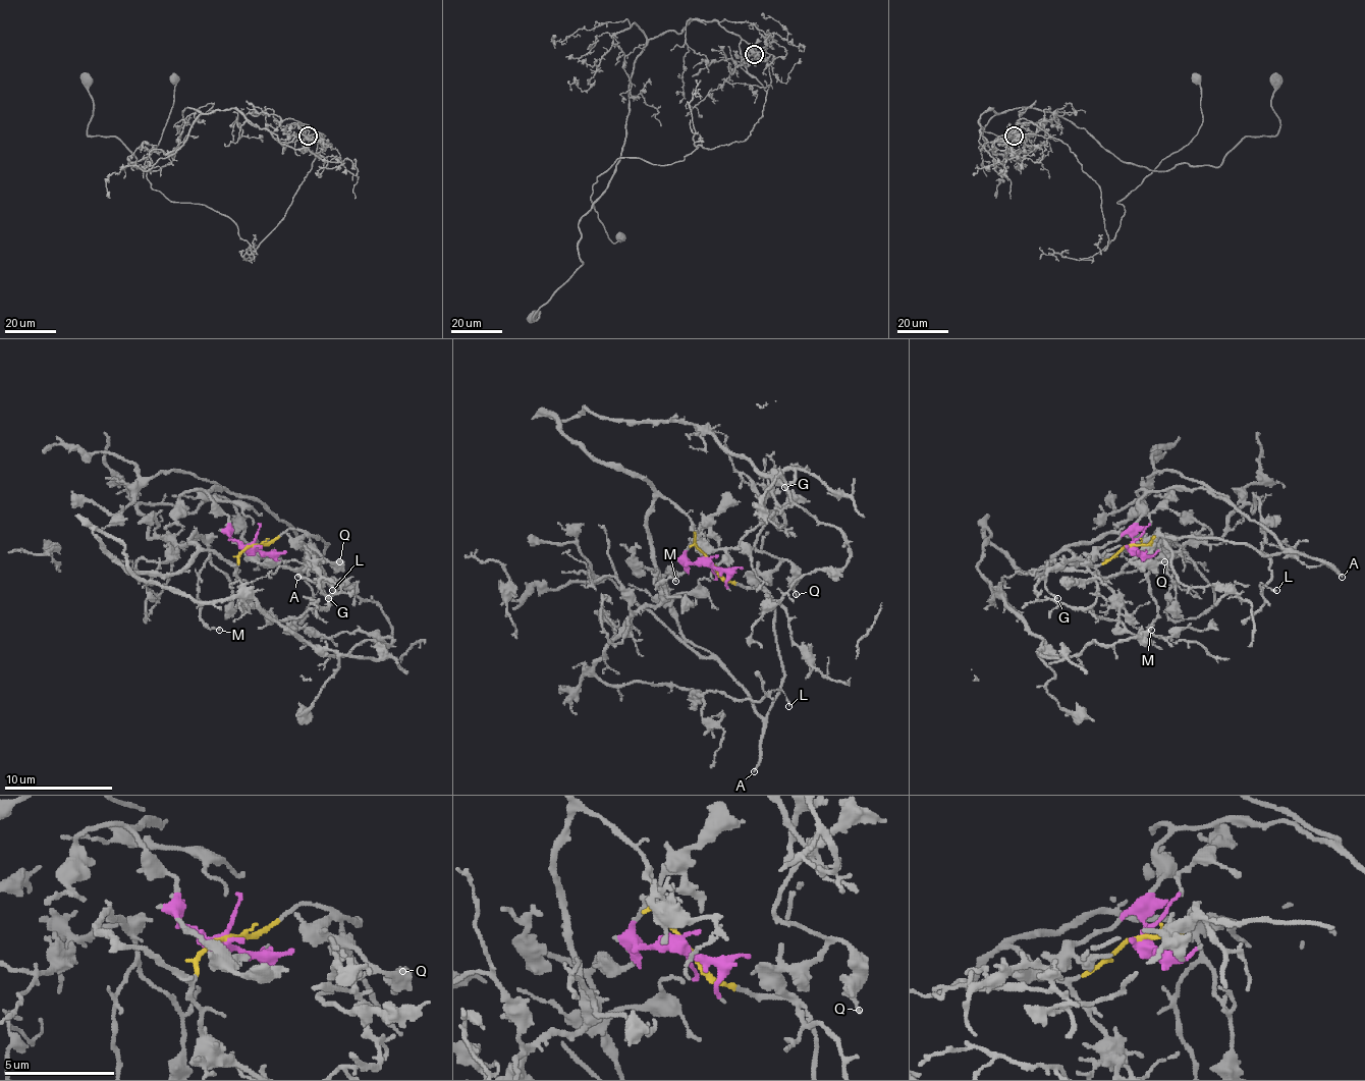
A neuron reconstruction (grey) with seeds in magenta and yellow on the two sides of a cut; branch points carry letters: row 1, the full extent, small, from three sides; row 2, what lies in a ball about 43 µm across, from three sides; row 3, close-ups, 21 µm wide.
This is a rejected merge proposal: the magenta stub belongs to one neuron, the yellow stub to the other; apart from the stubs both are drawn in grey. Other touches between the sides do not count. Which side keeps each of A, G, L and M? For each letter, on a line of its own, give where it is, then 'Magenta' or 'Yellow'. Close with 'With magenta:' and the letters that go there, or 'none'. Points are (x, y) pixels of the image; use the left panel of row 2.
A: Place: (297, 577). Magenta
G: Place: (328, 598). Yellow
L: Place: (332, 590). Yellow
M: Place: (219, 630). Yellow
With magenta: A

